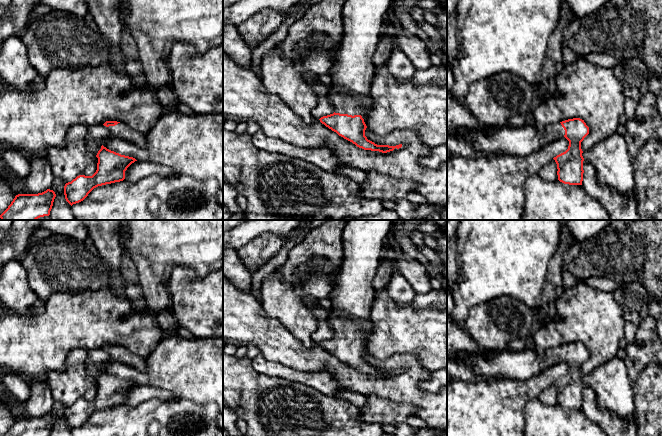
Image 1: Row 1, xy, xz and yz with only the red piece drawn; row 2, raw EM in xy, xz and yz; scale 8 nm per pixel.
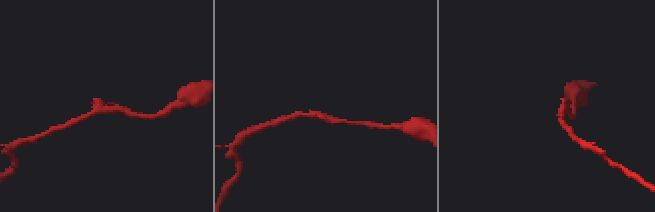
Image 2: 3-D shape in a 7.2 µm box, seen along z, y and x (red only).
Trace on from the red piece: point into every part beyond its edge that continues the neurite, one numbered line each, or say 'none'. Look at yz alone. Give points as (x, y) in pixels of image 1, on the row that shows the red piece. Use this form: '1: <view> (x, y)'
1: yz (518, 141)

